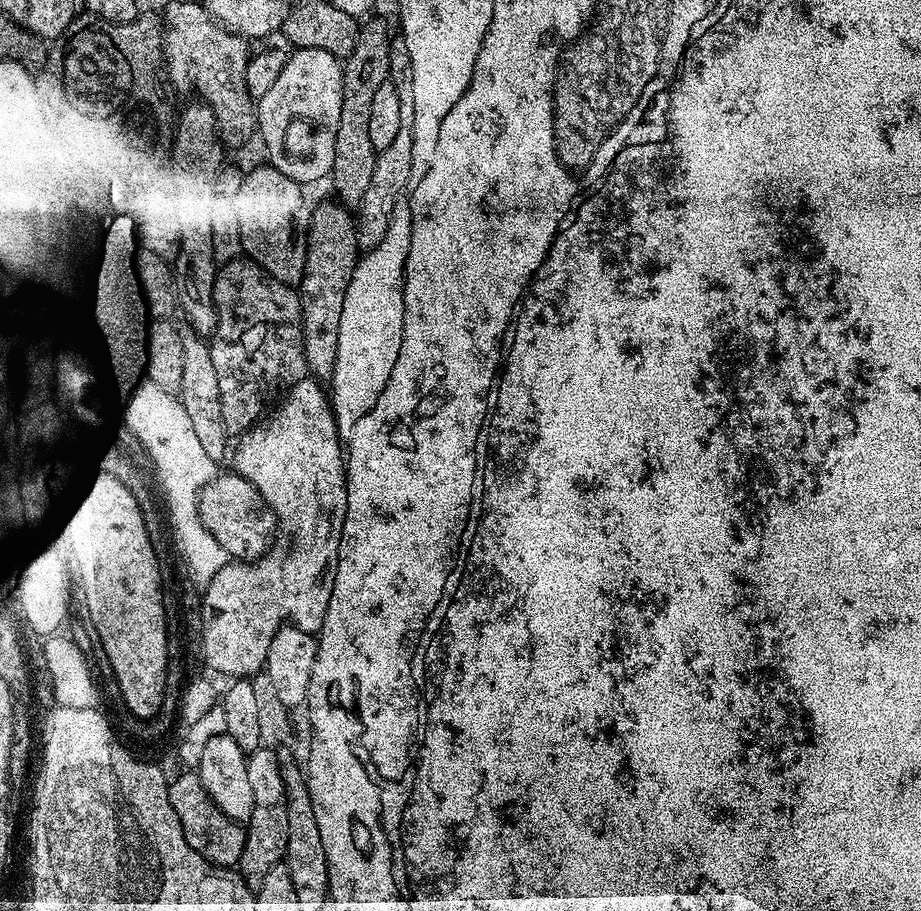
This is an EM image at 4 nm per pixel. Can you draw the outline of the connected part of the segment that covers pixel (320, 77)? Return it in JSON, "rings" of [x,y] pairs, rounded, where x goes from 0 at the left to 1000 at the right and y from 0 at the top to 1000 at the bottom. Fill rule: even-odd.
{"rings":[[[321,53],[317,63],[306,72],[306,81],[287,105],[281,106],[278,116],[280,149],[287,153],[294,183],[306,187],[311,195],[322,198],[334,204],[338,198],[347,198],[357,192],[363,178],[363,154],[367,151],[367,130],[371,130],[371,94],[374,77],[370,67],[363,59],[344,53]]]}

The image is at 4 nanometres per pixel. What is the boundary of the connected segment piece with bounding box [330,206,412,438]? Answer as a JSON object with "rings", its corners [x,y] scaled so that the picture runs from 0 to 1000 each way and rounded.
{"rings":[[[435,226],[426,236],[419,261],[410,270],[401,273],[388,289],[380,314],[376,318],[376,333],[371,336],[371,358],[367,362],[367,393],[358,414],[358,428],[365,464],[370,480],[378,481],[389,468],[389,461],[398,457],[401,450],[410,441],[426,414],[428,397],[432,397],[439,370],[439,293],[443,286],[447,265],[447,231]]]}

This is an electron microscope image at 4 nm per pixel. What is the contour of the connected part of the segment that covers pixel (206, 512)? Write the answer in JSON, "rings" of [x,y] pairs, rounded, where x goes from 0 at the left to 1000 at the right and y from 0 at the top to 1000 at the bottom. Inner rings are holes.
{"rings":[[[258,520],[236,521],[218,541],[217,568],[228,586],[245,604],[249,613],[256,617],[277,617],[292,609],[295,592],[302,588],[302,572],[298,560],[280,542],[277,533]]]}

